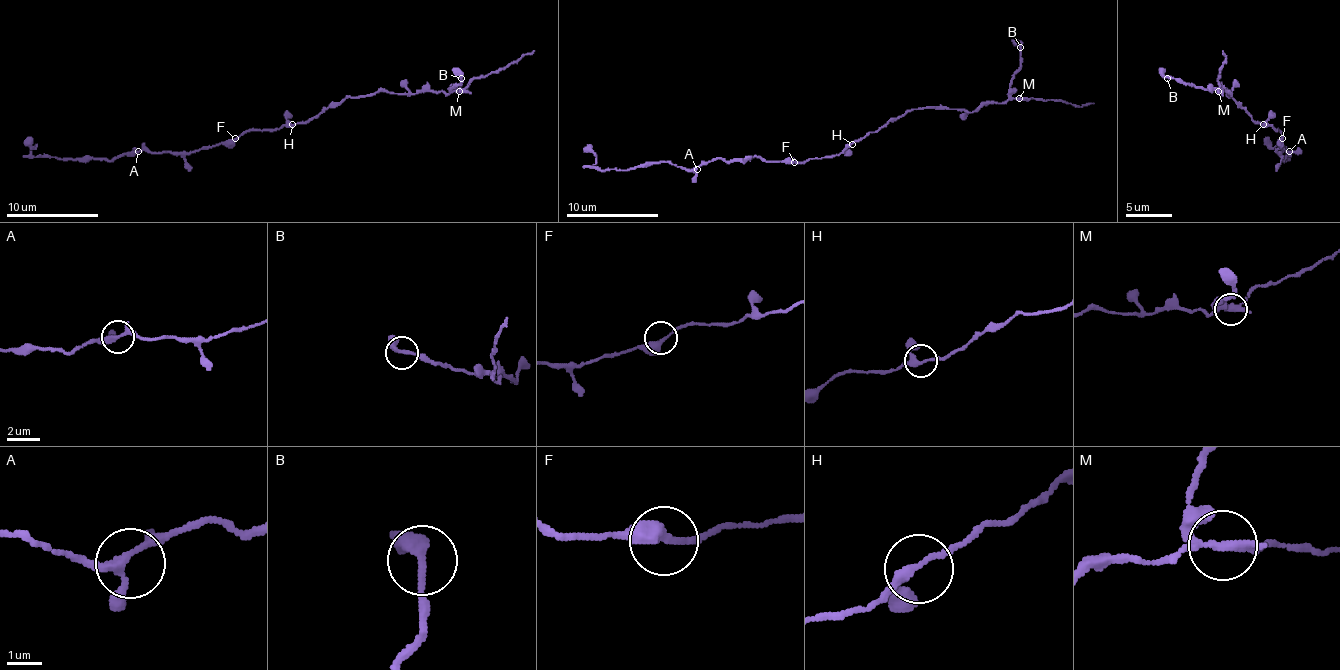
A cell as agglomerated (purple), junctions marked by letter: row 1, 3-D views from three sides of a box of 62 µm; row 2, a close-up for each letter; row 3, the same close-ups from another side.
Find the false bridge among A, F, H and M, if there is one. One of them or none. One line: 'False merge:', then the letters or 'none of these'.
False merge: M

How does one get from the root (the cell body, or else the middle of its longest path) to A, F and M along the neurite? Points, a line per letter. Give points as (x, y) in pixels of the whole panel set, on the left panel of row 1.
A: (279, 128), (249, 131), (232, 140), (195, 151), (138, 151)
F: (279, 128), (249, 131), (235, 138)
M: (279, 128), (306, 124), (348, 96), (378, 91), (458, 91)

